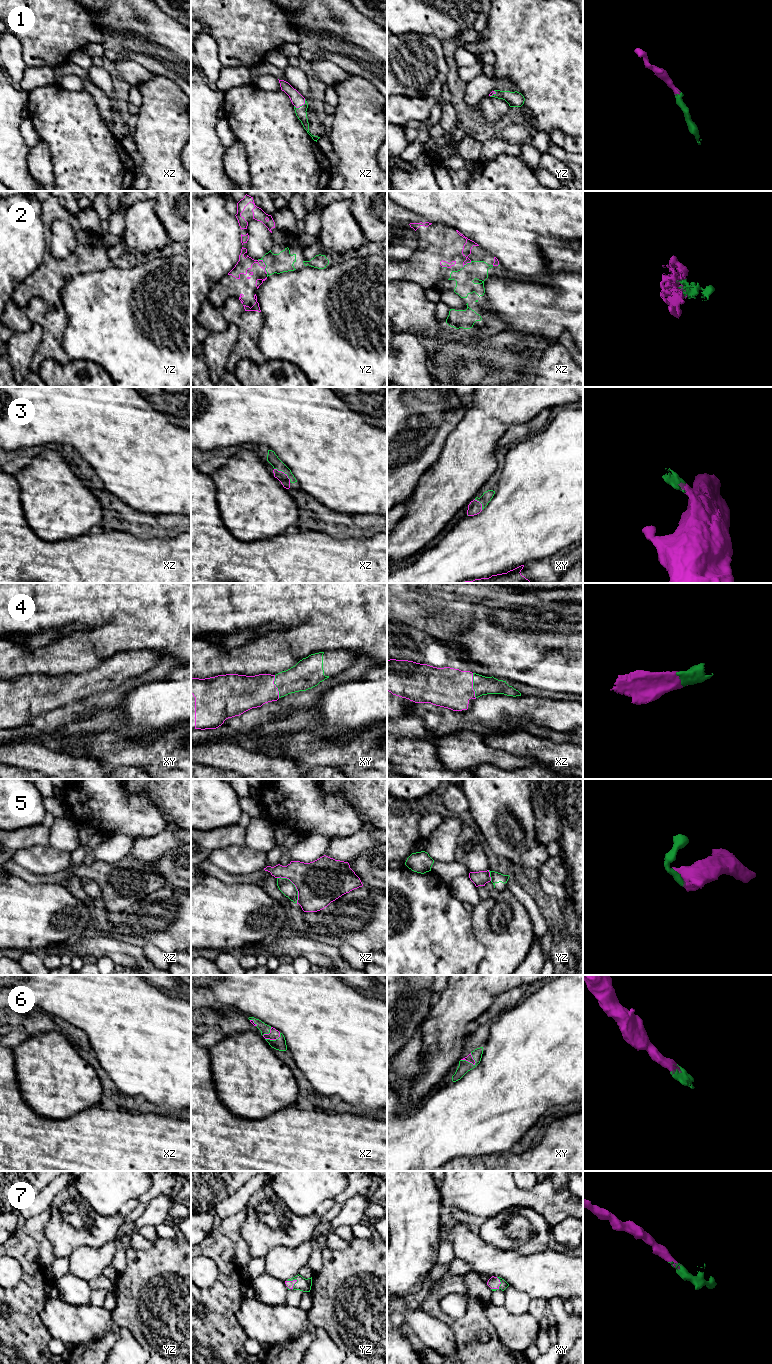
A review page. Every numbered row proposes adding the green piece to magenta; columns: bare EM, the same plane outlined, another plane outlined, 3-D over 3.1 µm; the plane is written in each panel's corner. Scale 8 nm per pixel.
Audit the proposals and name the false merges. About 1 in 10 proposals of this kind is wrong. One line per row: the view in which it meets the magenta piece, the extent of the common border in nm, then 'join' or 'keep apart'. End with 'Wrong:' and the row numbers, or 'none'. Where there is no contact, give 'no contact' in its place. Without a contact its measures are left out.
1: contact in xz; length 110 nm; join
2: contact in yz; length 140 nm; join
3: contact in xz; length 170 nm; join
4: contact in xz; length 200 nm; join
5: contact in xz; length 260 nm; keep apart
6: contact in xy; length 130 nm; join
7: contact in xy; length 120 nm; join
Wrong: 5

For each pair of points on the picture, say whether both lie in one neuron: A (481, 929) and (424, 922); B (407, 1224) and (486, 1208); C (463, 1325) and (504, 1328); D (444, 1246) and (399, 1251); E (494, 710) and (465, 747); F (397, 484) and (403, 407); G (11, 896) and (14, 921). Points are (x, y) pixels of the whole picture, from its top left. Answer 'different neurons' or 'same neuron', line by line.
A: different neurons
B: different neurons
C: different neurons
D: different neurons
E: different neurons
F: same neuron
G: same neuron

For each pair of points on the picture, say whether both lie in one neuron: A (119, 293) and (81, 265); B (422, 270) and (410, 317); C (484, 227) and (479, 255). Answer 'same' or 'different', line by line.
A: different
B: different
C: different

